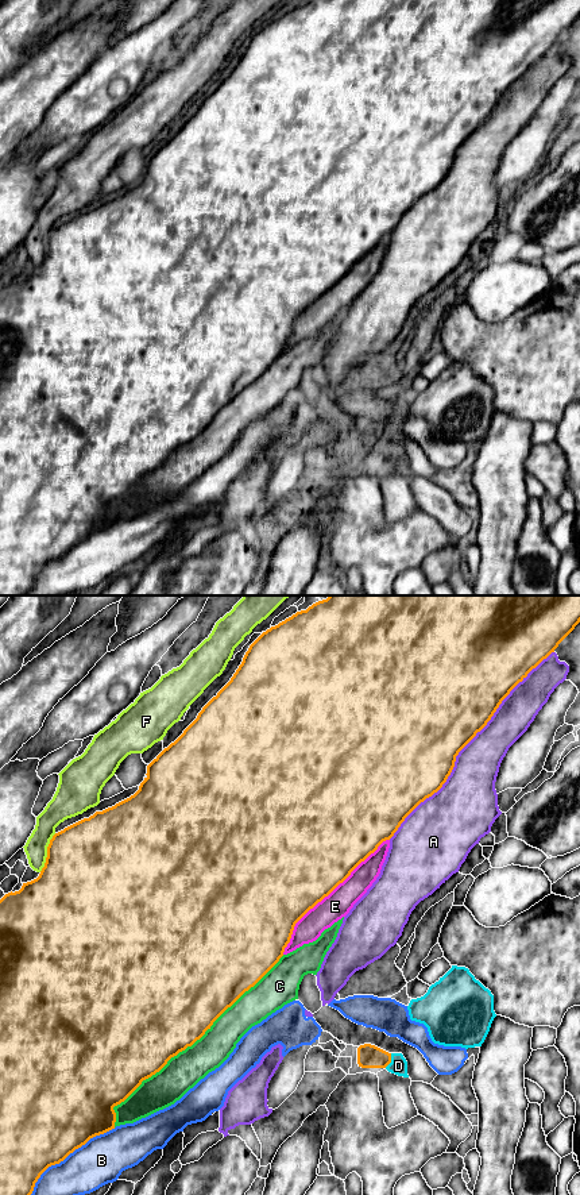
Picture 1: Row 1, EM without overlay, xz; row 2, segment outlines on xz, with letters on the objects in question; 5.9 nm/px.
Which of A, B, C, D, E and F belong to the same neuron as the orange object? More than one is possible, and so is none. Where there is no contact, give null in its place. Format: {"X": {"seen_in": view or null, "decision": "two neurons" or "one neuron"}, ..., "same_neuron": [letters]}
{"A": {"seen_in": "xz", "decision": "two neurons"}, "B": {"seen_in": "xz", "decision": "two neurons"}, "C": {"seen_in": "xz", "decision": "two neurons"}, "D": {"seen_in": "xz", "decision": "two neurons"}, "E": {"seen_in": "xz", "decision": "two neurons"}, "F": {"seen_in": "xz", "decision": "two neurons"}, "same_neuron": []}

